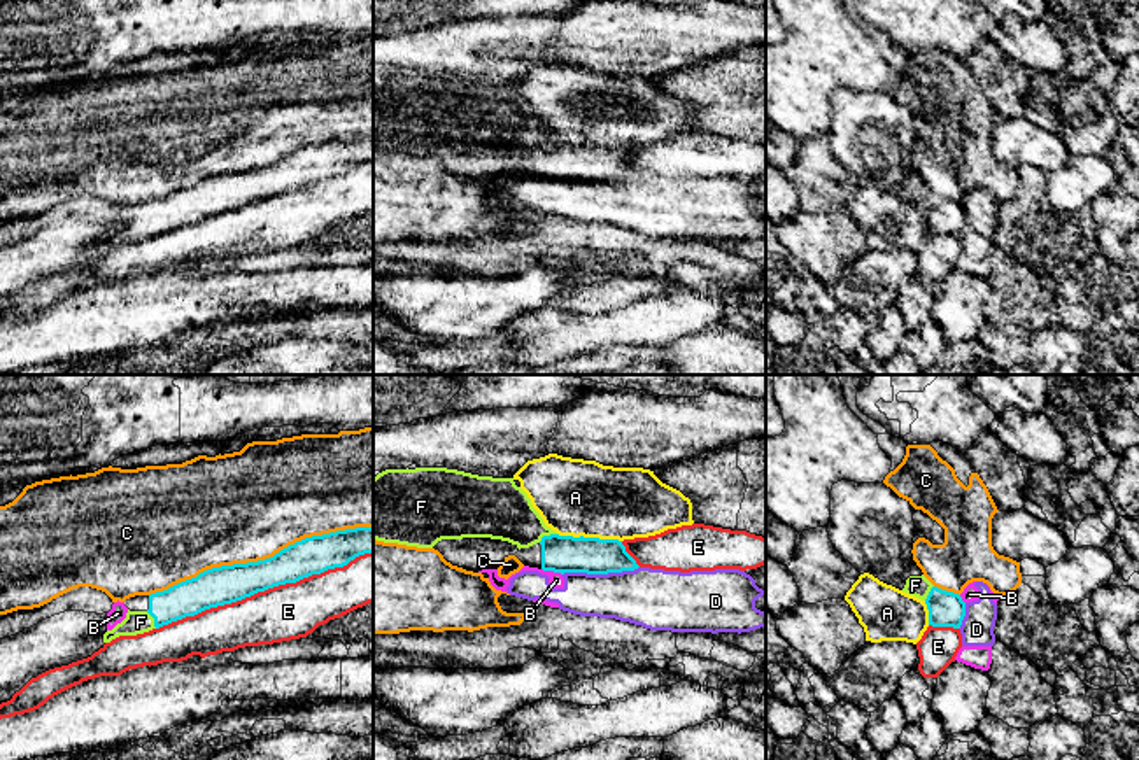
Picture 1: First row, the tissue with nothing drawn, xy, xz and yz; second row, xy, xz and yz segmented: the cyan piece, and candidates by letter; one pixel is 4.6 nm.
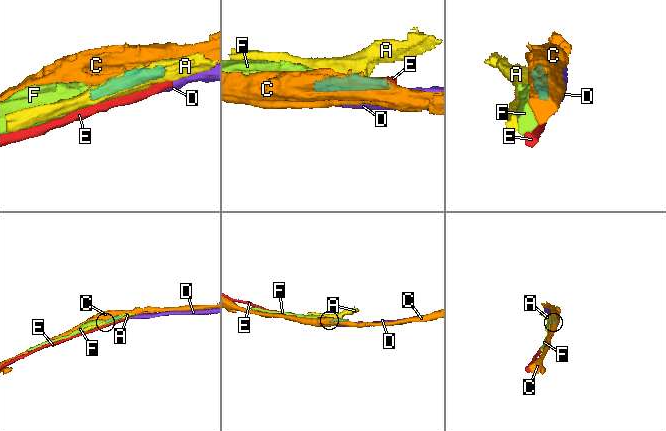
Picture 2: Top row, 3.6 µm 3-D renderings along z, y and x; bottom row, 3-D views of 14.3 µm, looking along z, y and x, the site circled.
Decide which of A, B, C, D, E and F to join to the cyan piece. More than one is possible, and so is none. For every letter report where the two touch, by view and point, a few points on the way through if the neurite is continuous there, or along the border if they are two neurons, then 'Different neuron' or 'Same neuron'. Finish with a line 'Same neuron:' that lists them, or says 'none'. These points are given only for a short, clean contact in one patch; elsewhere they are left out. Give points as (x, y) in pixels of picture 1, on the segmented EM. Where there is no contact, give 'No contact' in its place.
A: Touches cyan at xz (589, 538). Different neuron
B: Touches cyan at xz (552, 570). Boundary: xz (542, 568), (561, 575). Different neuron
C: Touches cyan at xy (260, 561). Different neuron
D: Touches cyan at xz (600, 573). Different neuron
E: Touches cyan at xy (263, 591). Different neuron
F: Touches cyan at xz (547, 536). Path across: xz (561, 554), (547, 536), (524, 527), (500, 510). Same neuron
Same neuron: F

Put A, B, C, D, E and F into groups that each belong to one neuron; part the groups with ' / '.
A / B D / C / E / F

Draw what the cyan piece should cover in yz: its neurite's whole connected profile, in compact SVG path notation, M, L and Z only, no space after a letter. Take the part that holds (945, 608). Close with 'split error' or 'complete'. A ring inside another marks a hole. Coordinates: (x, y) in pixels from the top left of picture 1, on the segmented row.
M923 574L909 576L902 592L927 604L929 625L960 629L966 616L966 602L959 594L934 587Z; split error

